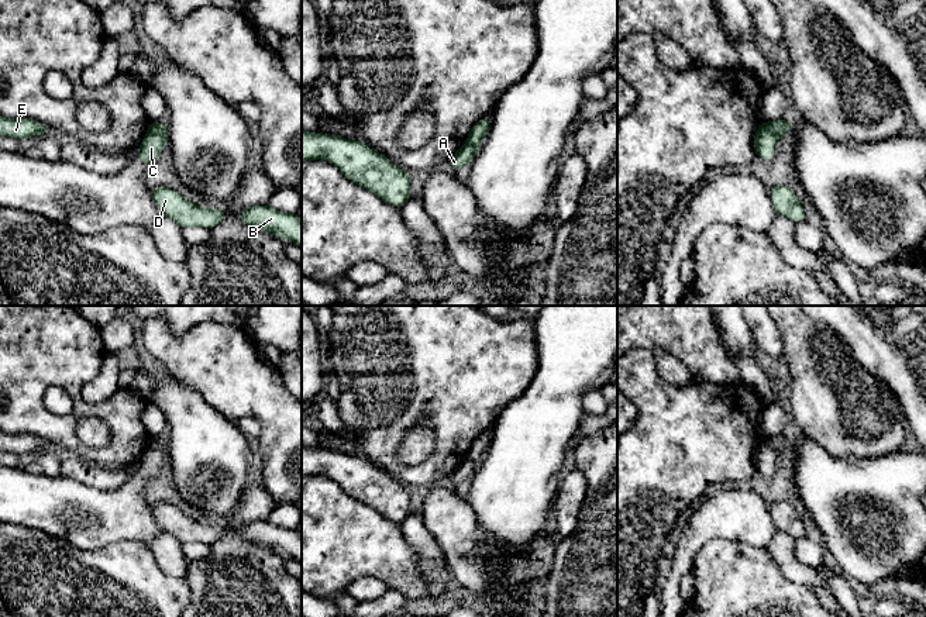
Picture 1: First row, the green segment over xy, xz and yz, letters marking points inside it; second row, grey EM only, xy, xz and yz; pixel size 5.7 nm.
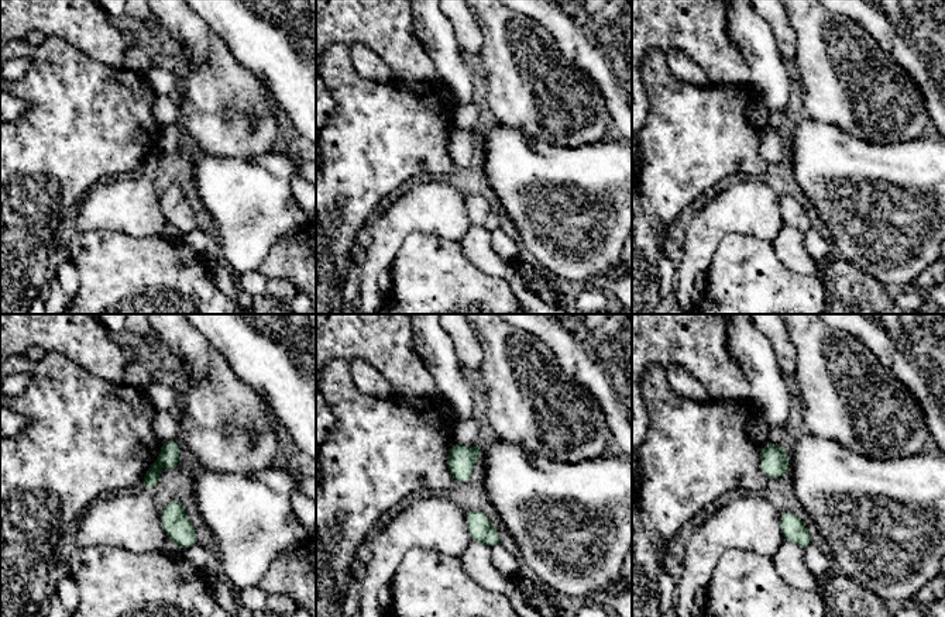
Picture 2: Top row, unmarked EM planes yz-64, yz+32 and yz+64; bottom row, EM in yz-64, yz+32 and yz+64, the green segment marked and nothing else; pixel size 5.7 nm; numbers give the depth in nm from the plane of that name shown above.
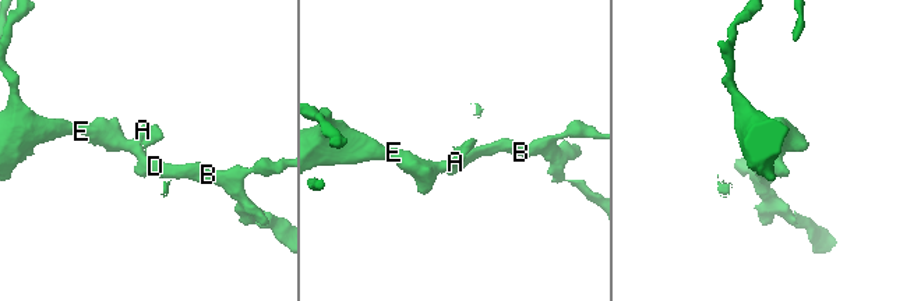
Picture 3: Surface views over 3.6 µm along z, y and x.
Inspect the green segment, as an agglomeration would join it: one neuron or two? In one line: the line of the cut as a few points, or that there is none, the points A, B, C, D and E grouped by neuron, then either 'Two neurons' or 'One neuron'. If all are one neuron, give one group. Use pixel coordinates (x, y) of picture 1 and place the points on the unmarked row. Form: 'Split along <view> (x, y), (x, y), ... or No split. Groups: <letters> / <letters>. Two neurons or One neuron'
Split along yz (770, 438), (771, 447), (777, 454). Groups: A B D E / C. Two neurons

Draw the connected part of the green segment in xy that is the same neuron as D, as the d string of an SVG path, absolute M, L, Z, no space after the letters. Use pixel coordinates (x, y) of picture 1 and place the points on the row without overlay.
M155 503L151 506L152 514L161 530L171 534L182 544L204 542L213 544L226 535L226 525L199 523L193 517L182 513L175 506L166 503Z

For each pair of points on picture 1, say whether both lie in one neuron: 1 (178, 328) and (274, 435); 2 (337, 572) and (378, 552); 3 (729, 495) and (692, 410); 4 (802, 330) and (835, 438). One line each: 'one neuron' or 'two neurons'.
1: two neurons
2: one neuron
3: two neurons
4: one neuron

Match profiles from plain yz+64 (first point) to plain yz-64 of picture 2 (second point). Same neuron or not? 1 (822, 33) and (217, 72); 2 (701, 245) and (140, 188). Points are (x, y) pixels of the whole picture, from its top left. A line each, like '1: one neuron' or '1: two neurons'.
1: one neuron
2: one neuron

